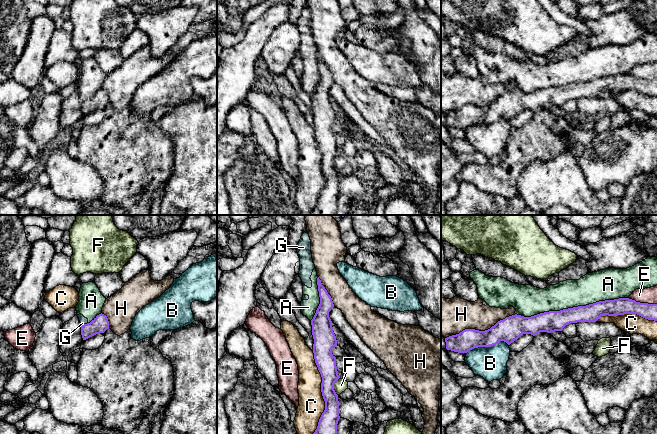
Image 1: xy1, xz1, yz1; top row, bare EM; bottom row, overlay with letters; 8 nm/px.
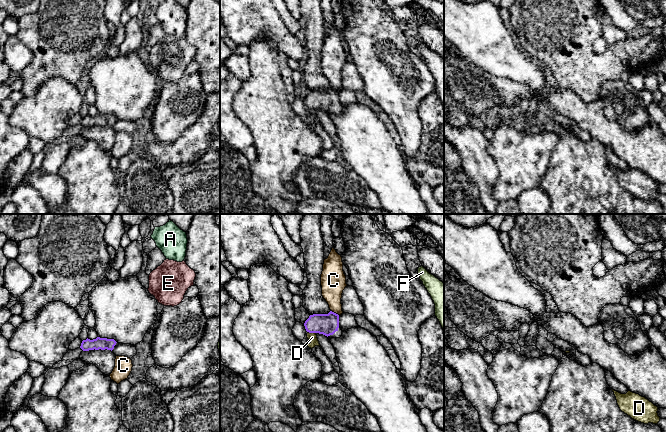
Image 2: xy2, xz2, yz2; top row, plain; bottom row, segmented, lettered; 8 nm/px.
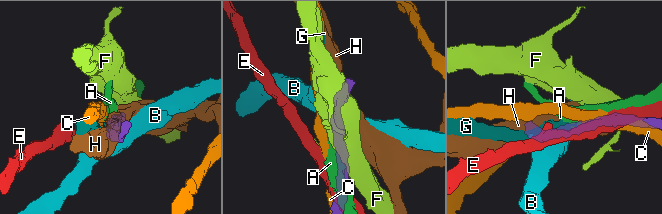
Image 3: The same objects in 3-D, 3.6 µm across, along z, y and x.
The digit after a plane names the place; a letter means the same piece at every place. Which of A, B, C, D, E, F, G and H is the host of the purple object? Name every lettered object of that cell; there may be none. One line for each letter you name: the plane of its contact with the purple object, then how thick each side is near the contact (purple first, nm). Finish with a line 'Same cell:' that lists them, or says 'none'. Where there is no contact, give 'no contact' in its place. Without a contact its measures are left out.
D: contact in xz2; calibres 180 and 70 nm
Same cell: D

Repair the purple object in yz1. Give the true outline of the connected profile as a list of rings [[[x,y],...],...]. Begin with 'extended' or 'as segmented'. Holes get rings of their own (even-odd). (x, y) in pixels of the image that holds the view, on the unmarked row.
as segmented | [[[629,74],[599,77],[560,87],[549,87],[531,93],[512,91],[498,97],[485,107],[465,105],[459,110],[445,114],[446,125],[467,129],[478,123],[491,123],[500,117],[510,121],[523,110],[535,112],[540,108],[562,107],[570,99],[596,98],[601,92],[637,90],[657,97],[657,80],[640,79]]]

